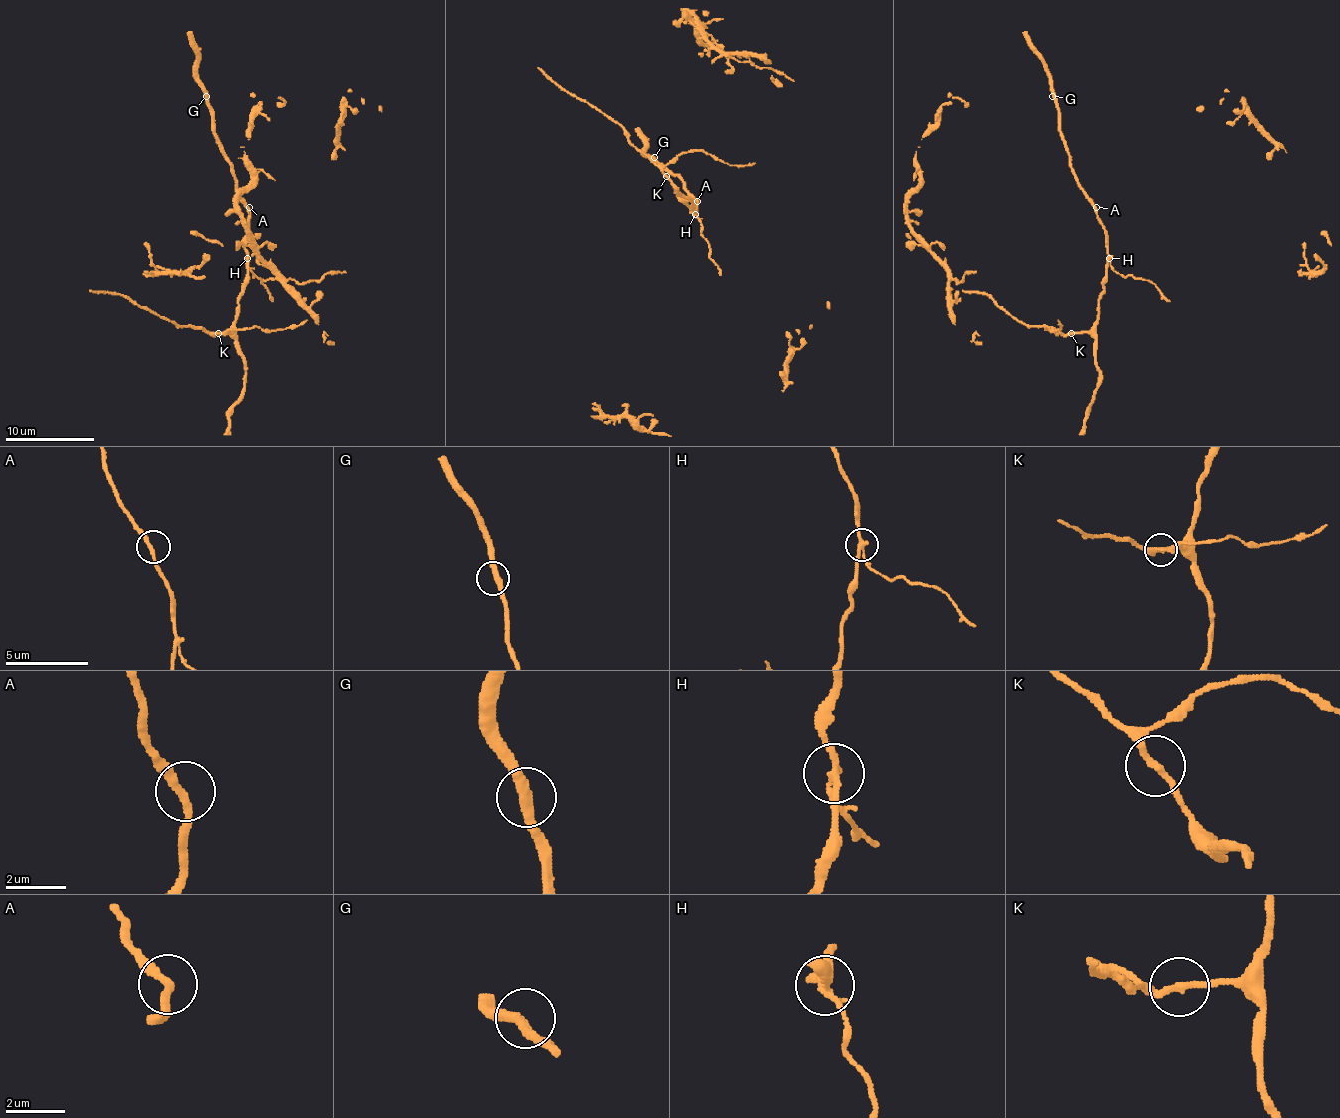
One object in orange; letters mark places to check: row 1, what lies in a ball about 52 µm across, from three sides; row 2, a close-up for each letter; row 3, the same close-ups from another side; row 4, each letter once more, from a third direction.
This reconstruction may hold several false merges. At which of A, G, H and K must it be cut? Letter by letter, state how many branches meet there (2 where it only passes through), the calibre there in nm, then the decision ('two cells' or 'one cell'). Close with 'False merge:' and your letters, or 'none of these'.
A: 2 | 240 nm | one cell
G: 2 | 340 nm | one cell
H: 3 | 200 nm | two cells
K: 2 | 220 nm | one cell
False merge: H

